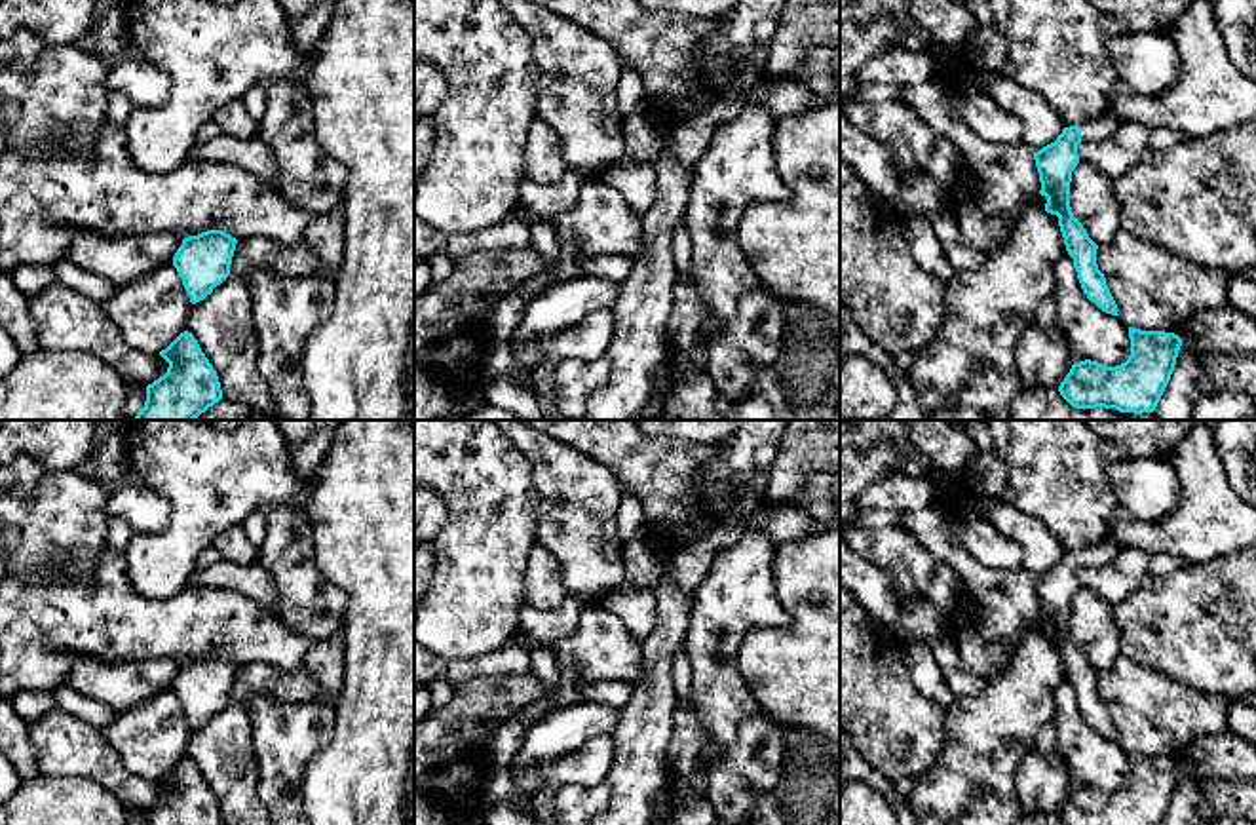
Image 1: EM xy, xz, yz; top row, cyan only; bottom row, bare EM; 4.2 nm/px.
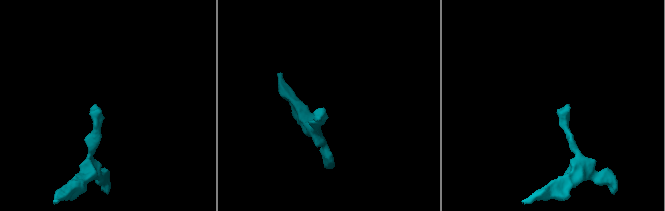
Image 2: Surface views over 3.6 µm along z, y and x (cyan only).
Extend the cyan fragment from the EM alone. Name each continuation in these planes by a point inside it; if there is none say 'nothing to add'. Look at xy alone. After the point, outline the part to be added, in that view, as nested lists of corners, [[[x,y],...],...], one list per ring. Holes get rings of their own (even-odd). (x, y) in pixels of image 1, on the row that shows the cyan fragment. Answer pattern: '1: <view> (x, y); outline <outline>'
nothing to add

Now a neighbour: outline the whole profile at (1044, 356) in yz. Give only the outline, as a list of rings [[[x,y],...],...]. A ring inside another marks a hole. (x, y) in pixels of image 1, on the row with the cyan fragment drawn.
[[[1032,321],[1015,350],[1020,390],[1058,388],[1074,365],[1074,354],[1064,331],[1039,329]]]

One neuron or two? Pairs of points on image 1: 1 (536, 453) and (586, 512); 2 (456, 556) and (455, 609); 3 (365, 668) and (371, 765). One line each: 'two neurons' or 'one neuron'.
1: one neuron
2: one neuron
3: one neuron

